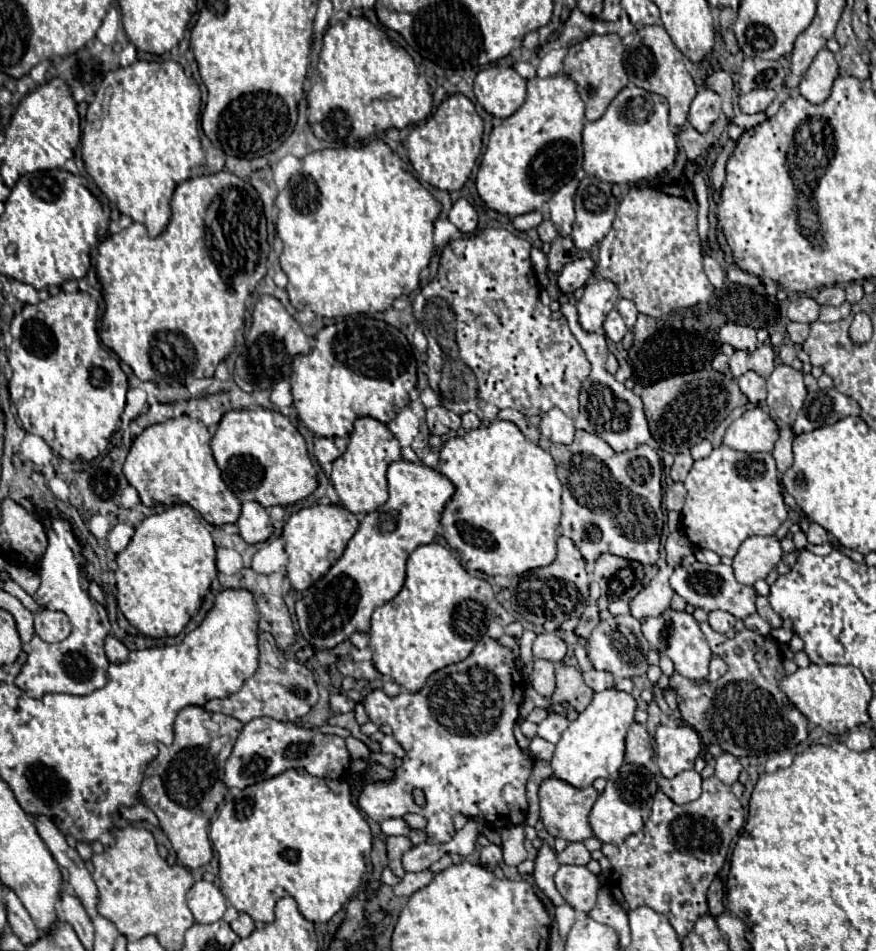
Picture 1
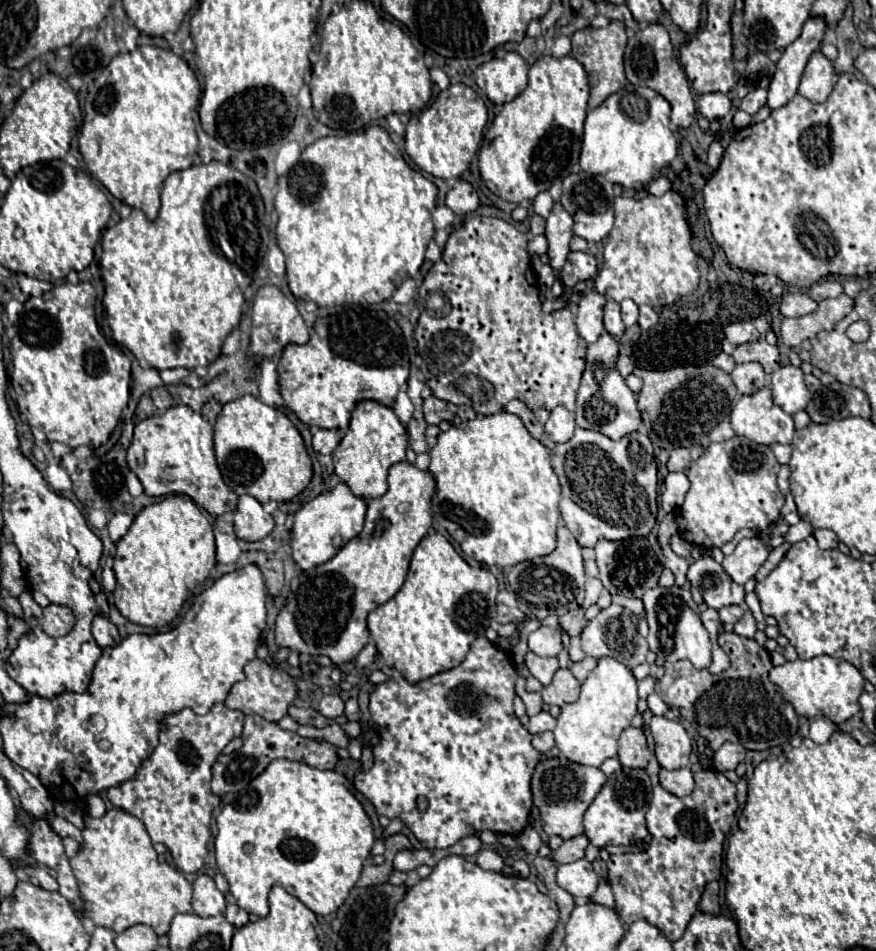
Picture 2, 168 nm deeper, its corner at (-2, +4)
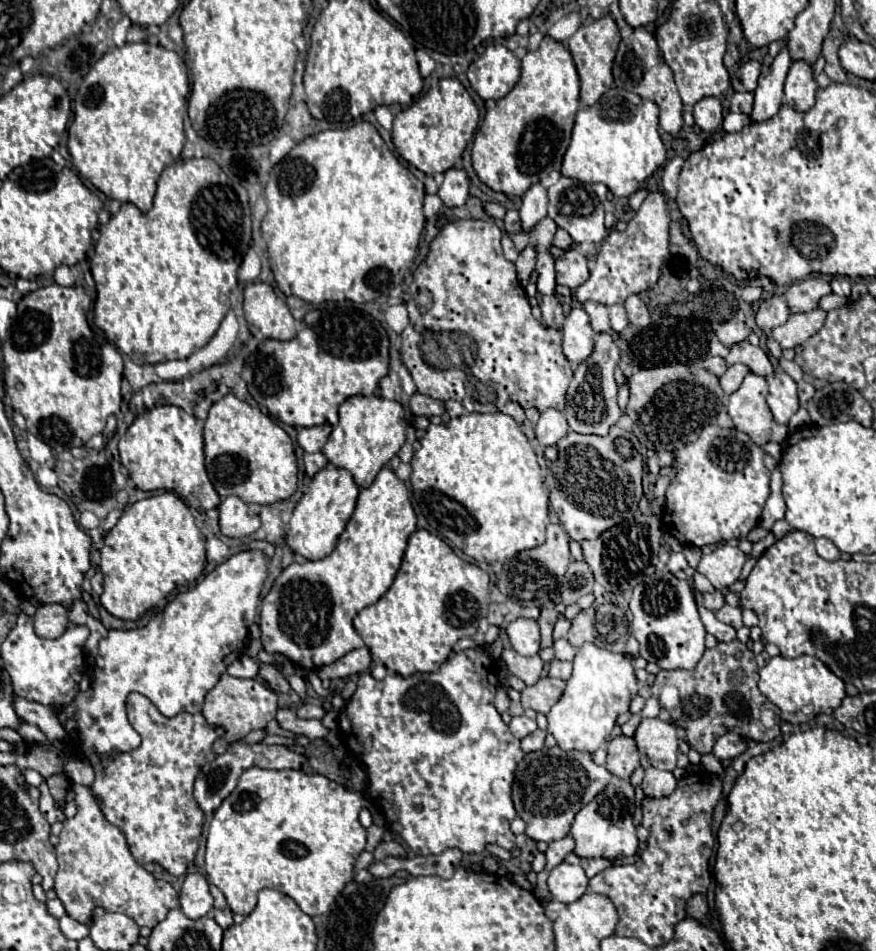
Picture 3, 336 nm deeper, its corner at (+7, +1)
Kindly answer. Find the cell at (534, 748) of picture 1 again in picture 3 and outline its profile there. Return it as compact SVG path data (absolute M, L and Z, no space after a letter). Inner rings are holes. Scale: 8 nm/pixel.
M536 730L534 734L528 734L528 736L522 740L522 750L524 750L524 752L542 750L542 748L544 748L544 736L546 736L544 730Z

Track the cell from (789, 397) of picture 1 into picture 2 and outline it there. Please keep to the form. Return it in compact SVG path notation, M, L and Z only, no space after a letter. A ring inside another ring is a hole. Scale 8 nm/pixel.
M793 365L779 367L771 373L771 393L773 403L789 415L803 411L811 399L811 393L803 381L803 371Z

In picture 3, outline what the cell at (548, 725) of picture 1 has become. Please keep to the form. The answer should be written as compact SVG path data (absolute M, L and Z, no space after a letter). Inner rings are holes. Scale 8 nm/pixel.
M518 716L518 718L512 718L512 720L510 720L508 728L510 728L510 732L512 732L518 740L522 740L522 738L528 736L530 732L534 732L538 726L536 726L536 720L530 720L530 718L526 718L526 716Z

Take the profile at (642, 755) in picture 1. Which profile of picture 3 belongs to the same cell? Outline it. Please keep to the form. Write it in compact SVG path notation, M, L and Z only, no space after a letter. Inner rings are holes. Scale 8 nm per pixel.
M616 736L608 744L608 760L606 760L608 772L628 780L638 766L640 766L640 754L636 742L628 736Z

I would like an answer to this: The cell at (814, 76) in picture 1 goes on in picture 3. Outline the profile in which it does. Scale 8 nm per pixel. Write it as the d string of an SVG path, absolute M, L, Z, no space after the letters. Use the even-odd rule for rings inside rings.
M792 62L784 84L786 104L798 112L806 112L814 106L816 90L818 84L812 76L812 68L806 62Z

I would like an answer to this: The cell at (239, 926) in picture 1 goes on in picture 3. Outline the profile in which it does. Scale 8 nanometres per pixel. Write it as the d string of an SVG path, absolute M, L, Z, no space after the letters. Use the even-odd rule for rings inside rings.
M222 908L222 910L214 910L214 920L226 930L232 926L232 910L230 908Z

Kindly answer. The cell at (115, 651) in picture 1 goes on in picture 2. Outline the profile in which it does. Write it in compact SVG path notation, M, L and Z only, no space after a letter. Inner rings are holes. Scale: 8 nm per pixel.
M95 617L93 621L93 637L99 643L99 647L115 647L119 643L119 631L107 617Z

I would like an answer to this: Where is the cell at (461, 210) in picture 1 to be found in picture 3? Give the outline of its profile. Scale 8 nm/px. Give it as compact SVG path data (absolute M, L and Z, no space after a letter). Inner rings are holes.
M450 168L444 172L444 182L438 190L442 202L450 208L462 206L468 198L468 174L464 168Z

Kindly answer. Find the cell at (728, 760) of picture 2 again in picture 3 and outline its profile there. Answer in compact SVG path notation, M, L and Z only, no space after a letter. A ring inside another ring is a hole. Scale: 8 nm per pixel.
M728 730L722 738L718 738L712 752L718 760L732 760L740 756L746 748L748 748L748 738L742 738L740 734L734 734L732 730Z

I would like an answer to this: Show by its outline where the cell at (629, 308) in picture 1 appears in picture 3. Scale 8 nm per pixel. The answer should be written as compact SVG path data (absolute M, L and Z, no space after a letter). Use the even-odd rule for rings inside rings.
M616 304L616 306L610 306L610 322L612 322L612 328L616 332L622 332L628 324L628 316L626 316L626 310L624 306Z

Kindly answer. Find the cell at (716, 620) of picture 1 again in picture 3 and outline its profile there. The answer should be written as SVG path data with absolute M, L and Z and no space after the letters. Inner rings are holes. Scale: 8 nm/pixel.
M724 604L718 612L716 612L716 618L720 620L720 622L724 622L724 624L730 624L732 628L742 628L744 624L742 624L742 614L740 614L740 610L738 608L734 608L734 606L728 606L728 604Z

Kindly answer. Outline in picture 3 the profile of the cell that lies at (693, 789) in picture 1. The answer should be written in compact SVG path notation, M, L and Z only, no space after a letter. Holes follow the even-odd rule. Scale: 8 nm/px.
M646 768L644 780L642 780L642 790L646 796L650 798L664 798L668 794L672 794L672 790L676 788L676 778L672 772L664 772L658 768Z

